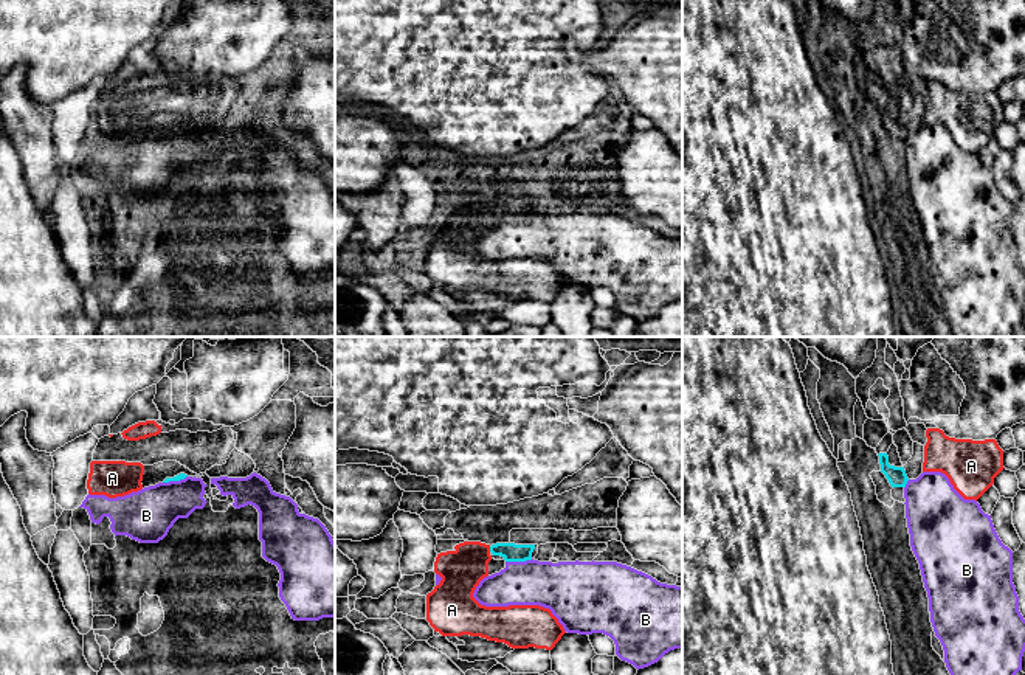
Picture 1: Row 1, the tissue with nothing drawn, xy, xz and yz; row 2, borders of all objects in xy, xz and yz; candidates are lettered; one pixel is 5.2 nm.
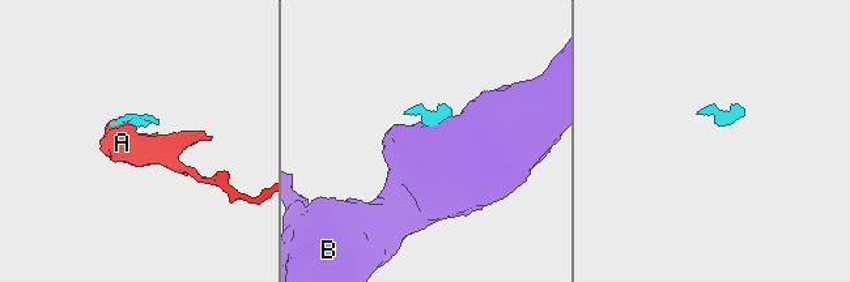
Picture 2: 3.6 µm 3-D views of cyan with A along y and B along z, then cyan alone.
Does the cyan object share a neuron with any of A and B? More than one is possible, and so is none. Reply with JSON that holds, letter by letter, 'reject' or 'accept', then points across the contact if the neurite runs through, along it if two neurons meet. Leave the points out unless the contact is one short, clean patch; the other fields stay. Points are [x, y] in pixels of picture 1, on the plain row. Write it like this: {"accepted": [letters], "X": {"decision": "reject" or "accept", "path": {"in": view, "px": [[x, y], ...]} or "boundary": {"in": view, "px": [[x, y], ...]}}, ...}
{"accepted": ["A"], "A": {"decision": "accept"}, "B": {"decision": "reject", "boundary": {"in": "xz", "px": [[532, 211], [506, 214]]}}}

